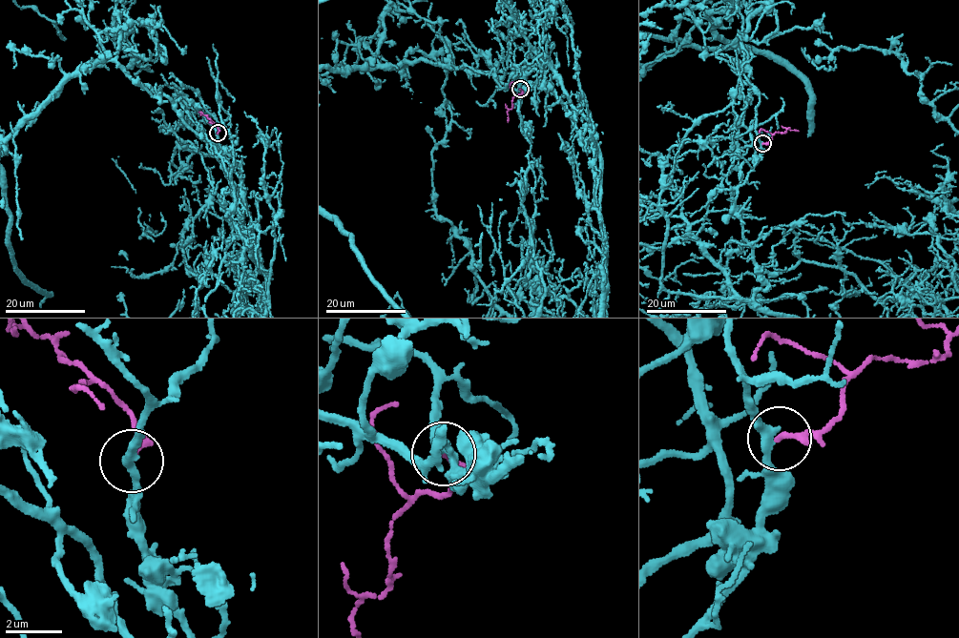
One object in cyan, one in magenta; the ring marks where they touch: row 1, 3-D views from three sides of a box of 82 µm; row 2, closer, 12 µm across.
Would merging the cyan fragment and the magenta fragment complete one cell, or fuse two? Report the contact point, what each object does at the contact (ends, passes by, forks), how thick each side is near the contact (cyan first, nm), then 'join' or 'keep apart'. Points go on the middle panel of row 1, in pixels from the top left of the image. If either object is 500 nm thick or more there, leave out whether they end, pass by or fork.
at (520, 89); cyan passes by; magenta ends there; 320 nm thick on the cyan side, 200 nm on the other; join

